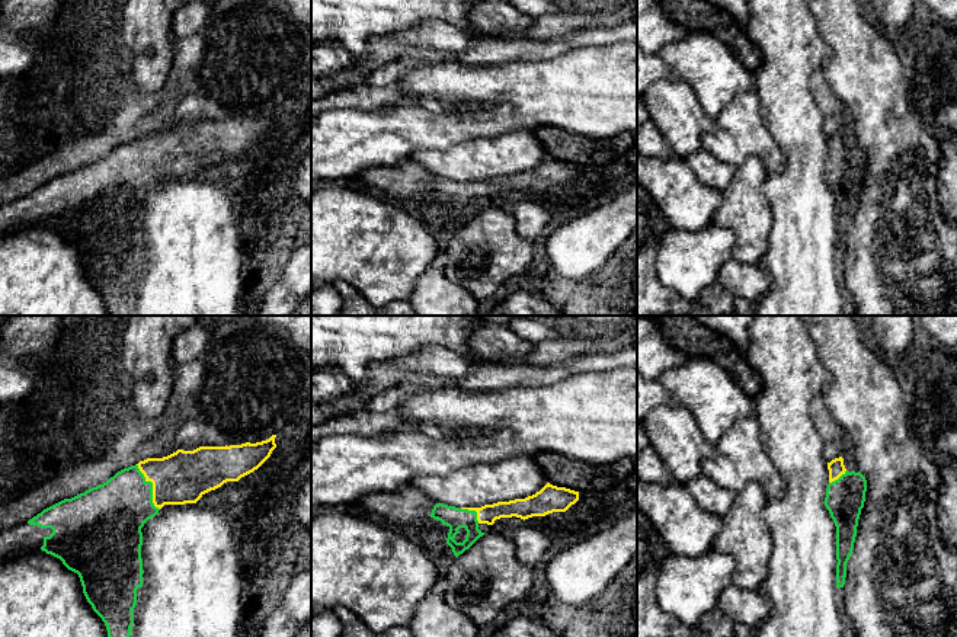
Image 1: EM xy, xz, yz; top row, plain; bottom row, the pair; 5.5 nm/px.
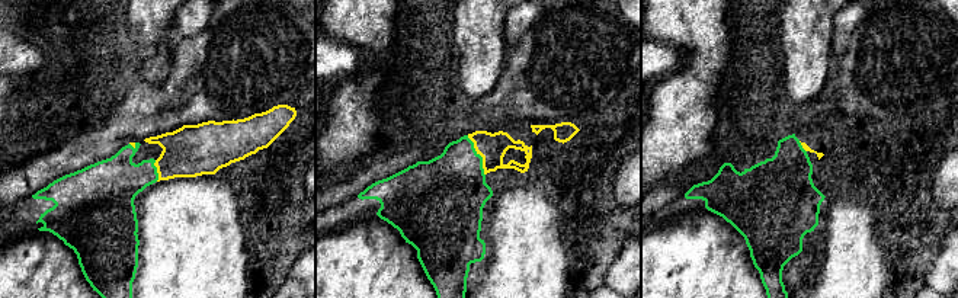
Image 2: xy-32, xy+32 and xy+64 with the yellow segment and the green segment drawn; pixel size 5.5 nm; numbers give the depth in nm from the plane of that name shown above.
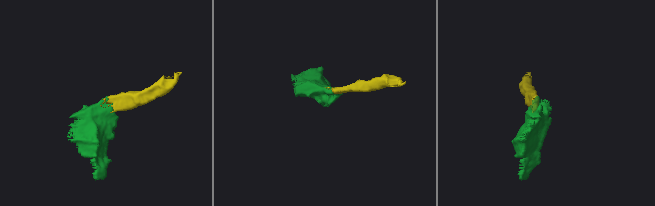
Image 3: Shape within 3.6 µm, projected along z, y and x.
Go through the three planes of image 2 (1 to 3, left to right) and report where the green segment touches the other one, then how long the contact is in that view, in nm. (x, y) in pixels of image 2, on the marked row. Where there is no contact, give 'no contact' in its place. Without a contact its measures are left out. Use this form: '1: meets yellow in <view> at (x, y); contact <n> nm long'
1: meets yellow in xy-32 at (157, 170); contact 120 nm long
2: meets yellow in xy+32 at (480, 154); contact 240 nm long
3: meets yellow in xy+64 at (803, 147); contact 80 nm long

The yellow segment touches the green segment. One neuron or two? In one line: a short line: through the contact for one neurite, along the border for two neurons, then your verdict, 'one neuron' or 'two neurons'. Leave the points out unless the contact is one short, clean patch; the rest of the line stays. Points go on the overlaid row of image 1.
line xy (182, 477), (153, 486), (140, 490), (115, 511); one neuron

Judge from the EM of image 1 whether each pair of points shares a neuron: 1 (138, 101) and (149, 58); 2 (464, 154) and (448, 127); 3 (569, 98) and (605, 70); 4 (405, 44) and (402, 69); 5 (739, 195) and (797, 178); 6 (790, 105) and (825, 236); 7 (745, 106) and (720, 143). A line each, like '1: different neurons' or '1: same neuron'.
1: different neurons
2: different neurons
3: same neuron
4: different neurons
5: different neurons
6: same neuron
7: same neuron

